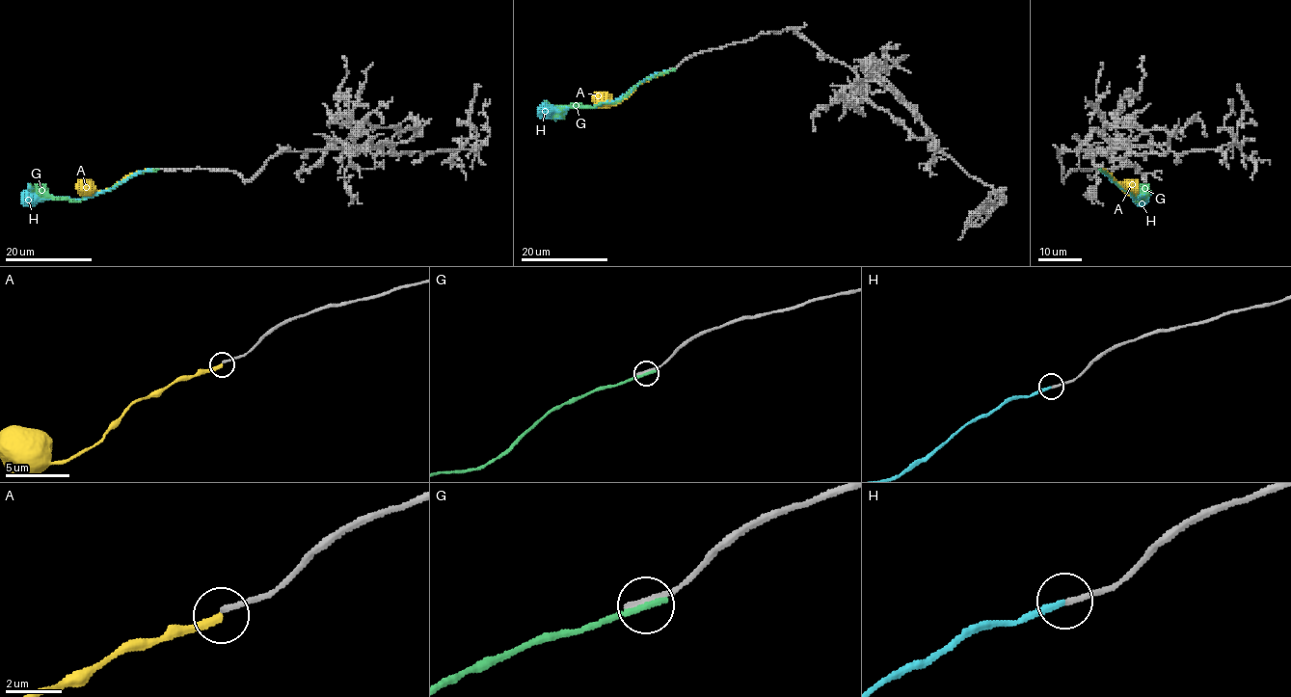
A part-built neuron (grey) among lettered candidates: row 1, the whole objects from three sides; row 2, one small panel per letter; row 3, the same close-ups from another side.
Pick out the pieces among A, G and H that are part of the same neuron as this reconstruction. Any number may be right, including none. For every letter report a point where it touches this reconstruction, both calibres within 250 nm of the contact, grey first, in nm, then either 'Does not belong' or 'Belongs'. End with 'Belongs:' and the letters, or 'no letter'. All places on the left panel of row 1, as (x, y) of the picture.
A: Touches grey at (152, 169). Thickness 200 nm (grey) against 280 nm. Does not belong
G: Touches grey at (155, 170). Thickness 260 nm (grey) against 260 nm. Does not belong
H: Touches grey at (152, 170). Thickness 200 nm (grey) against 240 nm. Belongs
Belongs: H

